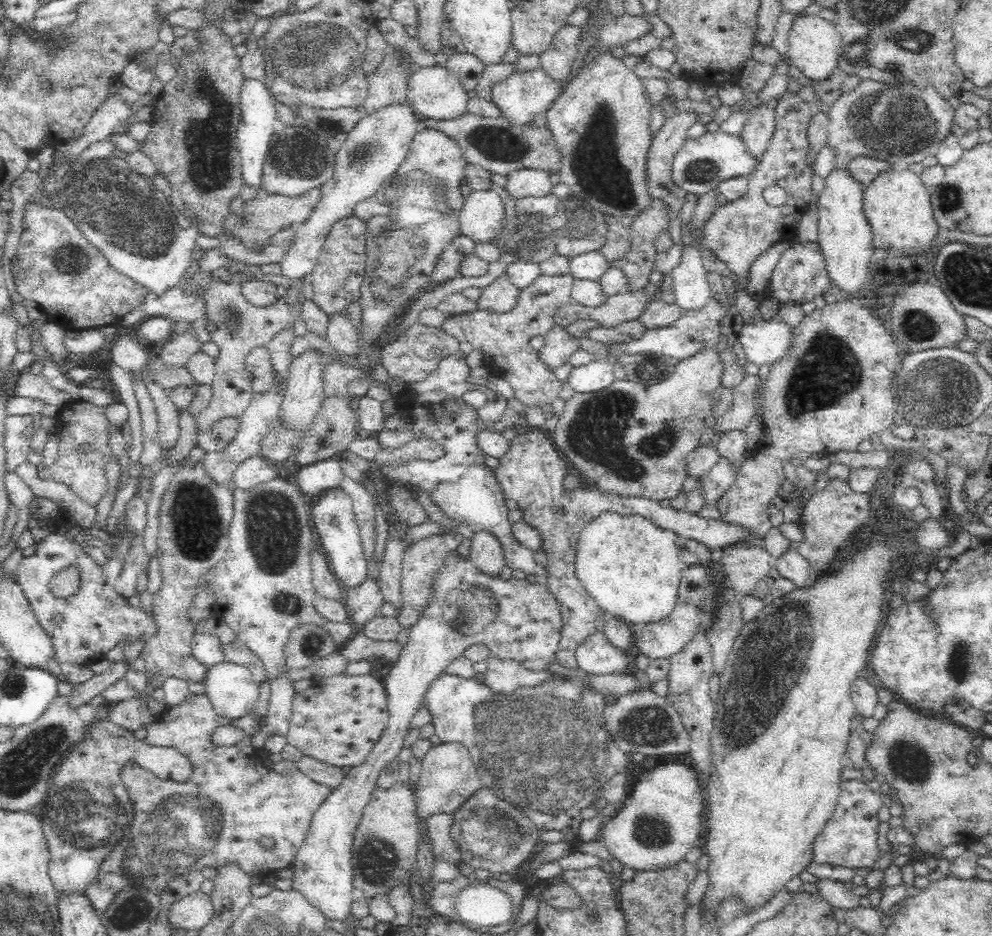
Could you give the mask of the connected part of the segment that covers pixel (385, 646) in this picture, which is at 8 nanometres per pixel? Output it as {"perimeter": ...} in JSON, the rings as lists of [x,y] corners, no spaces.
{"perimeter":[[[357,630],[349,639],[339,645],[338,652],[350,662],[366,660],[375,664],[380,660],[394,662],[398,658],[401,648],[401,644],[395,640],[372,640],[362,630]]]}

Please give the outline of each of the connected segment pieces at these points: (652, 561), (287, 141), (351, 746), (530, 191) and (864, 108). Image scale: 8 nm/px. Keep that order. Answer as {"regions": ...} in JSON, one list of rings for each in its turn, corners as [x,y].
{"regions":[[[[613,510],[601,512],[586,523],[578,535],[575,558],[575,575],[578,583],[596,601],[596,604],[613,617],[620,617],[631,626],[656,622],[670,614],[675,607],[681,572],[686,568],[681,562],[675,541],[677,534],[656,526],[639,514],[623,515]]],[[[288,125],[284,130],[275,132],[270,148],[263,160],[259,186],[263,194],[279,194],[288,198],[306,194],[308,190],[321,186],[334,178],[335,154],[328,148],[326,138],[316,136],[306,128]]],[[[336,673],[313,680],[309,688],[295,695],[289,716],[287,742],[315,761],[342,769],[351,769],[368,758],[383,729],[386,728],[388,717],[389,708],[383,680],[375,677],[374,674]]],[[[522,169],[507,178],[506,190],[512,198],[544,197],[552,192],[552,182],[547,172],[534,169]]],[[[862,80],[852,92],[840,96],[828,112],[829,132],[826,143],[838,149],[838,164],[834,167],[844,167],[856,157],[888,161],[899,168],[922,163],[924,158],[936,156],[940,144],[951,136],[954,112],[955,106],[932,85],[918,86],[908,80],[897,83]]]]}

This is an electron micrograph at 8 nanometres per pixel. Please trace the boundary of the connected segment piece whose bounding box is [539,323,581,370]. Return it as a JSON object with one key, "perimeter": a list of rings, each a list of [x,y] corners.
{"perimeter":[[[555,323],[543,337],[545,342],[539,351],[540,358],[554,370],[568,362],[575,351],[581,348],[578,338],[570,334],[562,323]]]}

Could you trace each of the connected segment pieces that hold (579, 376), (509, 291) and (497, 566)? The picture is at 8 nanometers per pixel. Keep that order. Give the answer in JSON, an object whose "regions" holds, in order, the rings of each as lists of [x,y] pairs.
{"regions":[[[[594,359],[572,369],[566,387],[576,393],[593,393],[608,388],[614,381],[613,362]]],[[[507,273],[498,276],[492,284],[488,284],[482,296],[476,301],[478,309],[496,313],[510,312],[518,304],[520,289],[512,284]]],[[[486,532],[474,533],[468,560],[486,576],[499,576],[505,565],[500,543]]]]}

